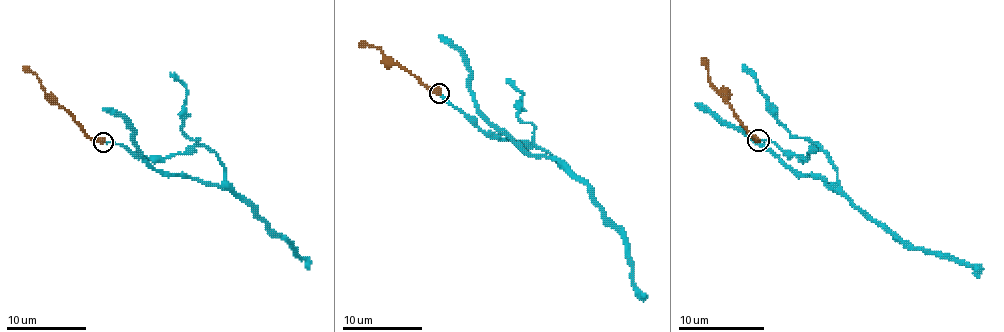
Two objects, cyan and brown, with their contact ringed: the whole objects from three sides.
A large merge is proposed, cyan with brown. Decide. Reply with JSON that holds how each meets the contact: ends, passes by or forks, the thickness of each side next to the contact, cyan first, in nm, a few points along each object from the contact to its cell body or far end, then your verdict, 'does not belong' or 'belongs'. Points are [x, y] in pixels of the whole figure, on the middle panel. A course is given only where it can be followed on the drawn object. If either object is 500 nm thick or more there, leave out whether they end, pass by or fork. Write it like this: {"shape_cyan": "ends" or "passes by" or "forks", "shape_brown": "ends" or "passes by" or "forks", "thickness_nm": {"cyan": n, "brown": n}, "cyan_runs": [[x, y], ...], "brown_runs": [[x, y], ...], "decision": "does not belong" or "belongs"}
{"thickness_nm": {"cyan": 170, "brown": 550}, "cyan_runs": [[438, 95], [482, 130], [528, 140], [560, 166], [522, 152], [498, 130], [474, 102], [468, 61], [438, 35]], "brown_runs": [[438, 93], [431, 91], [377, 47], [359, 43]], "decision": "belongs"}

